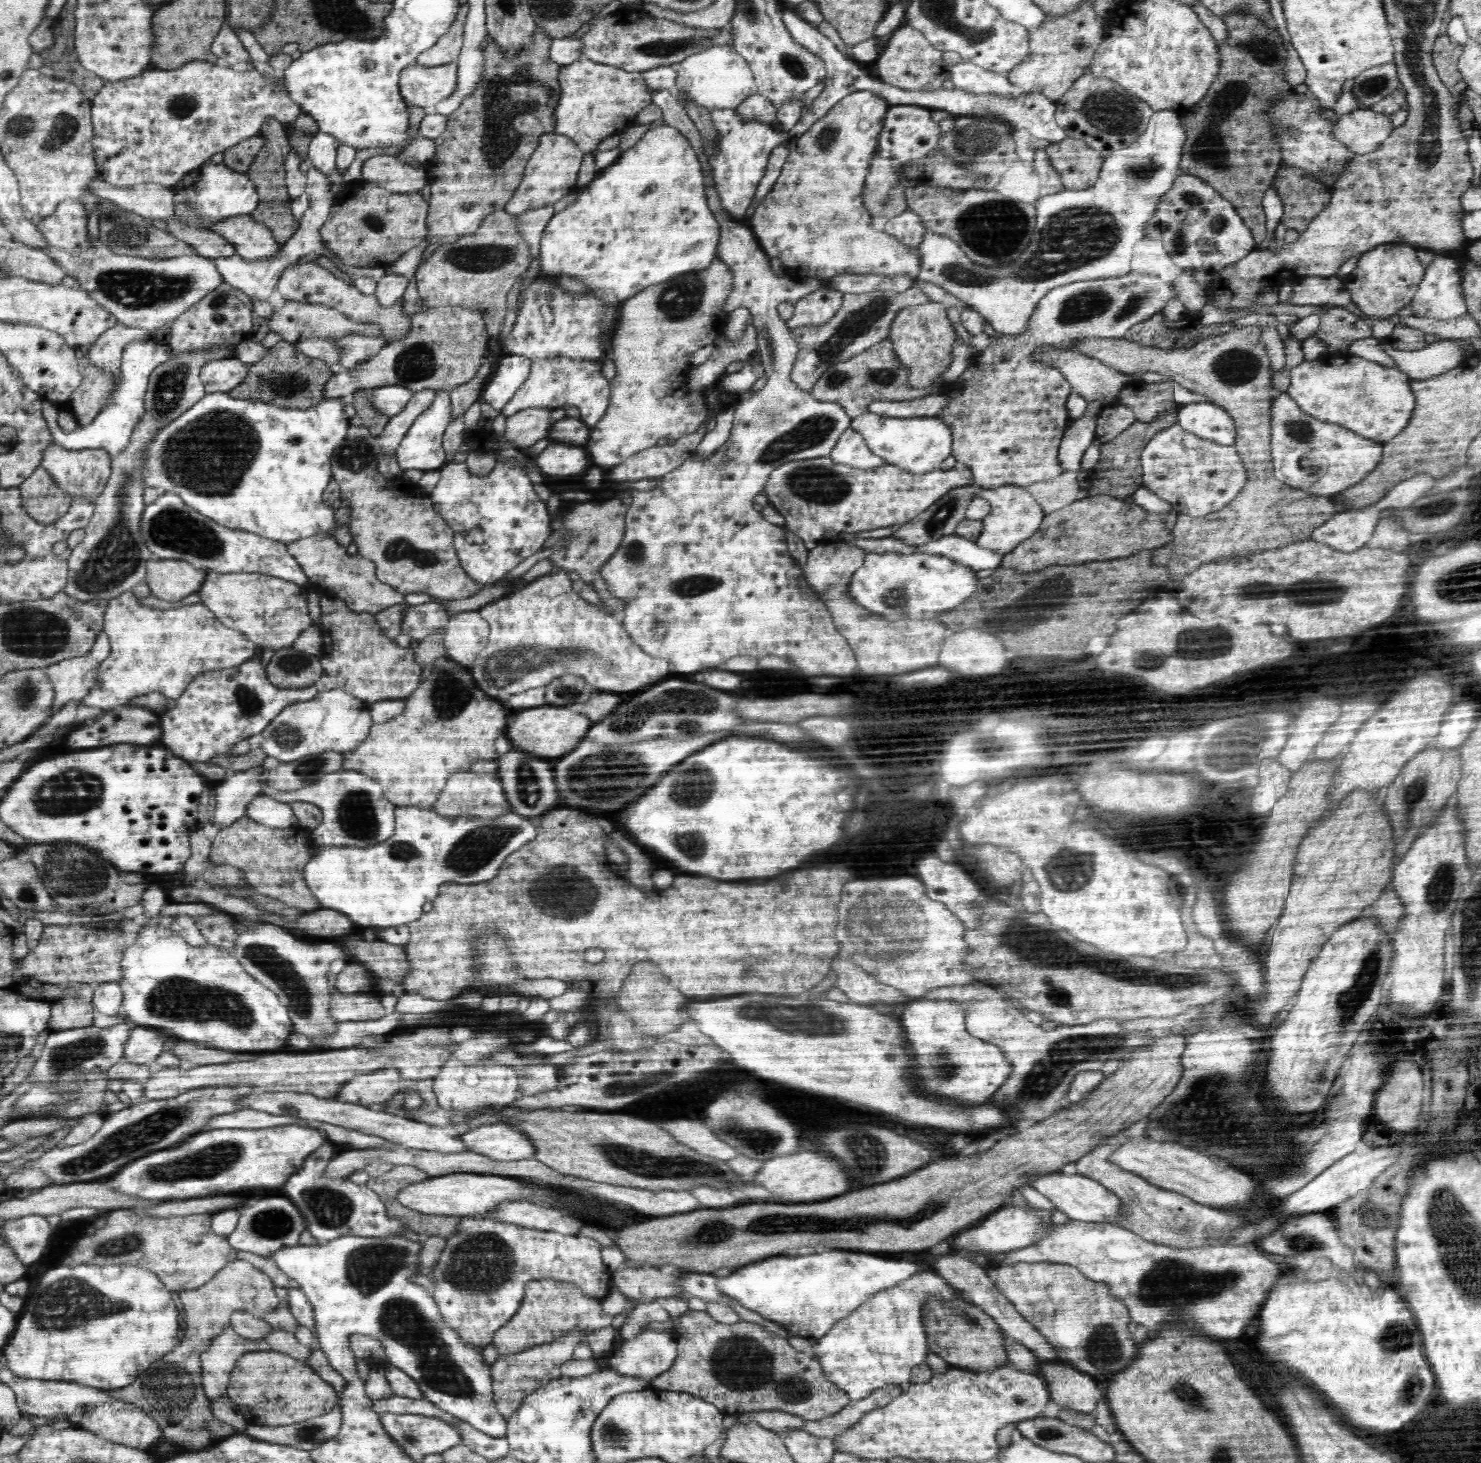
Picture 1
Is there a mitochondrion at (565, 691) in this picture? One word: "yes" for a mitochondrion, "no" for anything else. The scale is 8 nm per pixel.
yes

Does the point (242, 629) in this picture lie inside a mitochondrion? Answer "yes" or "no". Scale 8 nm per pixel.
no

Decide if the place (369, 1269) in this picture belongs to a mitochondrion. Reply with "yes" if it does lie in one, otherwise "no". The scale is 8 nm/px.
yes

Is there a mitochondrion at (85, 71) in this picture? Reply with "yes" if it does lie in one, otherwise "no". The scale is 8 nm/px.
no

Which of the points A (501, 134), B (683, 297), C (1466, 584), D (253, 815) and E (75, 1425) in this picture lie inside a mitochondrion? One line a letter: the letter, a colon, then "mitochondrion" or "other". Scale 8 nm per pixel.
A: mitochondrion
B: mitochondrion
C: mitochondrion
D: other
E: other

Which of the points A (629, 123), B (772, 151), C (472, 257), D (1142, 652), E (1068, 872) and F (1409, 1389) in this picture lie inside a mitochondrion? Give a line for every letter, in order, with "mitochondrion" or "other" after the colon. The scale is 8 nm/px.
A: other
B: other
C: mitochondrion
D: mitochondrion
E: mitochondrion
F: other

